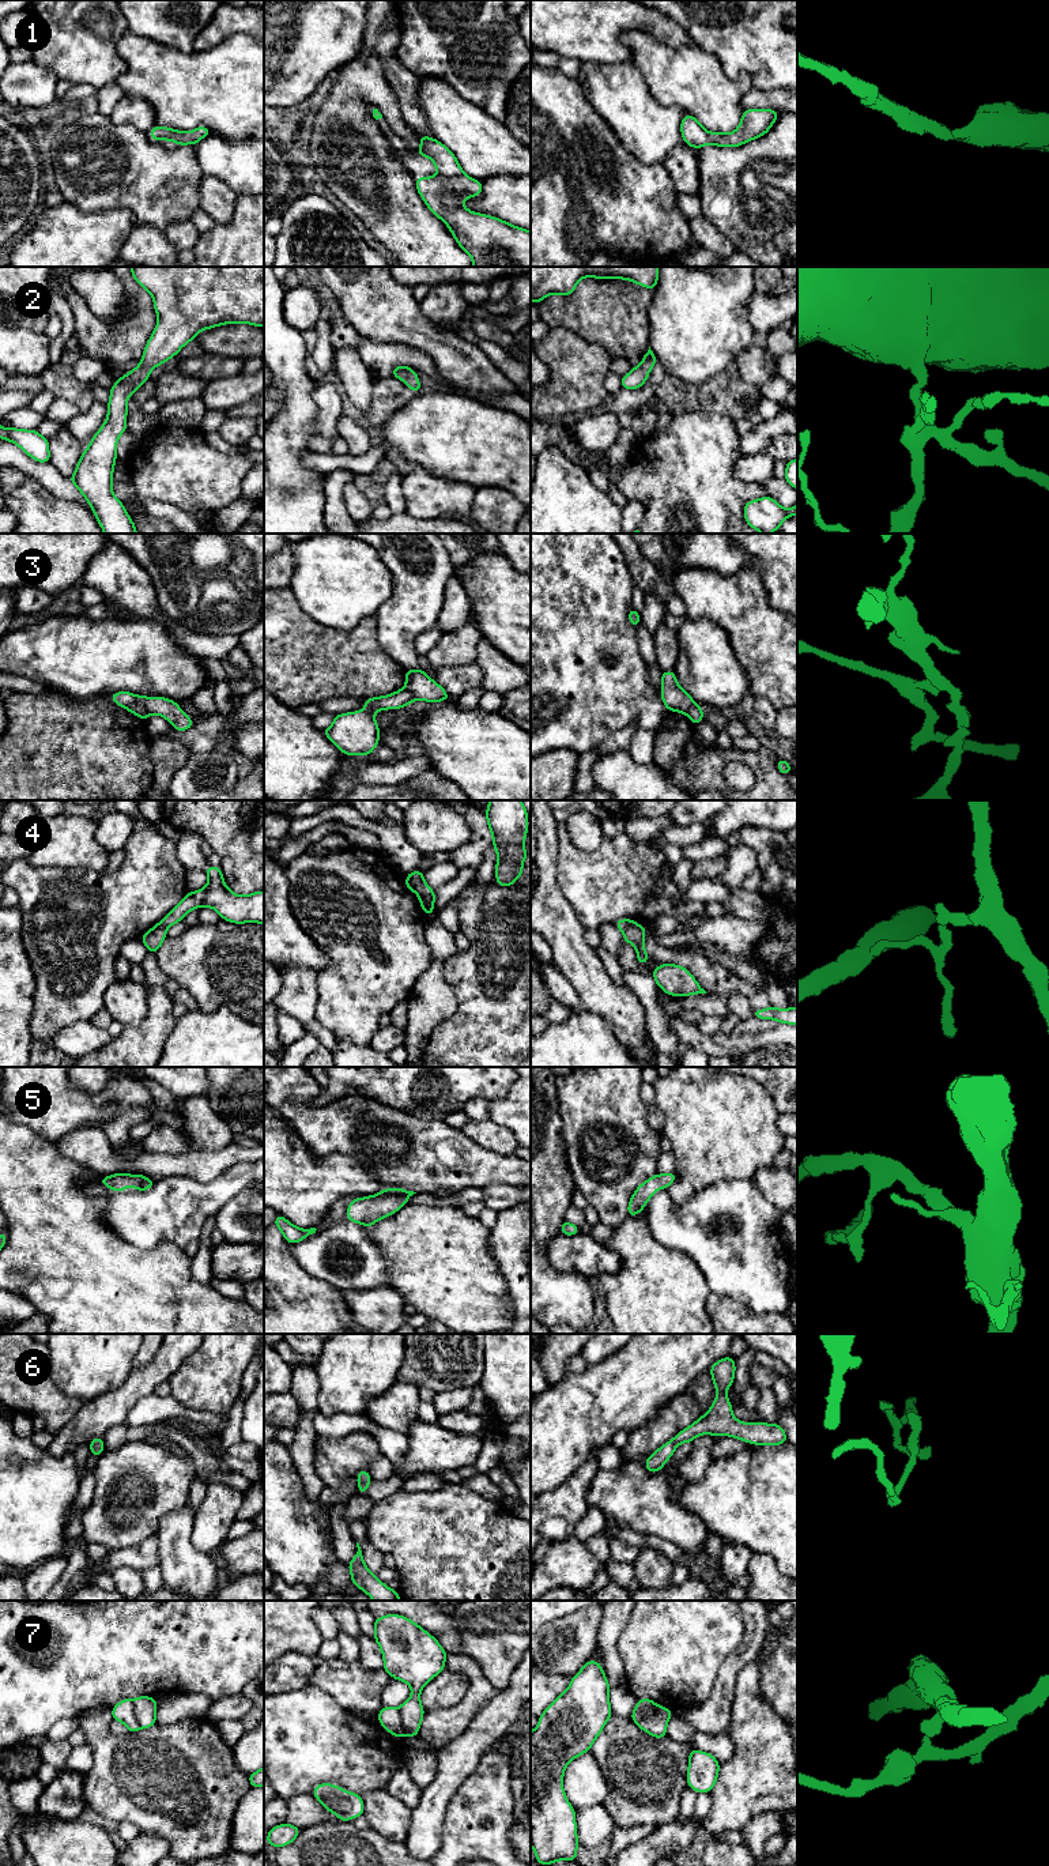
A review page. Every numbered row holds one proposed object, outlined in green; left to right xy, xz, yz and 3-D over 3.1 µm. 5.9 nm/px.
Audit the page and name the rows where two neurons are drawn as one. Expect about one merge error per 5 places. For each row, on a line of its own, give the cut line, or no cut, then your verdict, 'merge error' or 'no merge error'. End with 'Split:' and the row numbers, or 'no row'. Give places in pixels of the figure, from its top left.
1: cut none; no merge error
2: cut none; no merge error
3: cut xy (134, 696), (148, 713); merge error
4: cut xz (419, 894), (426, 894), (433, 900); merge error
5: cut none; no merge error
6: cut none; no merge error
7: cut xy (132, 1700), (135, 1718), (140, 1727); merge error
Split: 3, 4, 7

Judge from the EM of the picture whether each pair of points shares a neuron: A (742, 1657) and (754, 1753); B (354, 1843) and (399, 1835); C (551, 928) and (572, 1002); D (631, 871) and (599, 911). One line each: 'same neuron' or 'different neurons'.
A: different neurons
B: different neurons
C: different neurons
D: same neuron

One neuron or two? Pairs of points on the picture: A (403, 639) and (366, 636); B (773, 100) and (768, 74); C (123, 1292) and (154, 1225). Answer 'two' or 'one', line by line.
A: two
B: two
C: two

